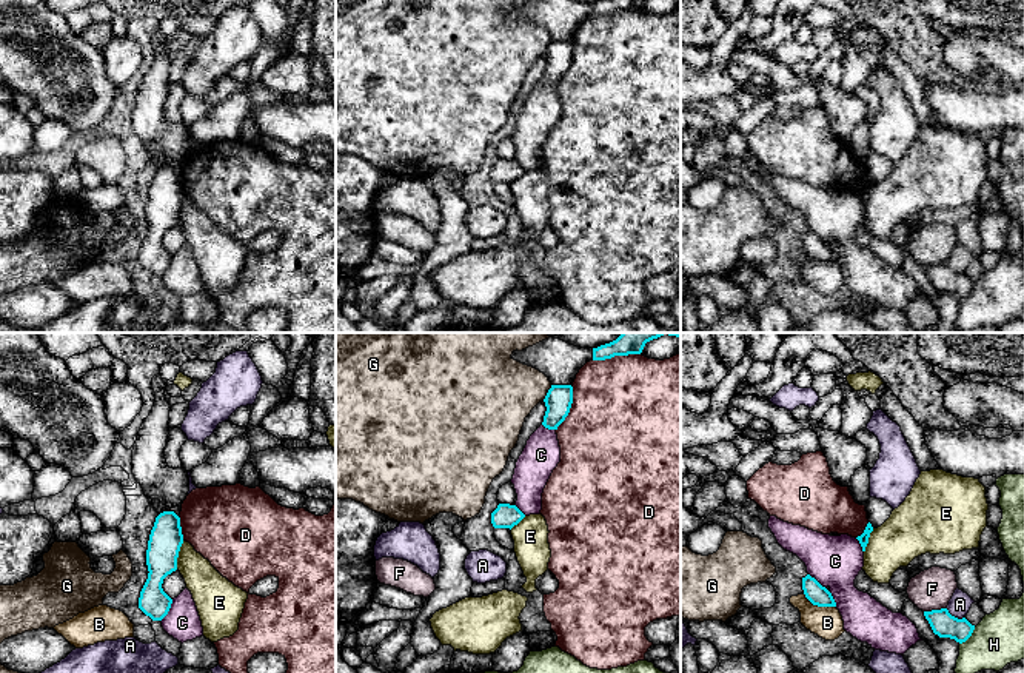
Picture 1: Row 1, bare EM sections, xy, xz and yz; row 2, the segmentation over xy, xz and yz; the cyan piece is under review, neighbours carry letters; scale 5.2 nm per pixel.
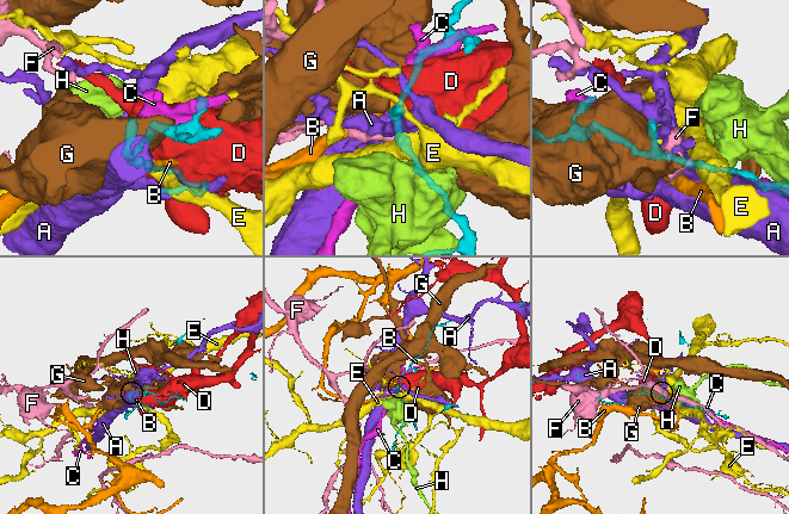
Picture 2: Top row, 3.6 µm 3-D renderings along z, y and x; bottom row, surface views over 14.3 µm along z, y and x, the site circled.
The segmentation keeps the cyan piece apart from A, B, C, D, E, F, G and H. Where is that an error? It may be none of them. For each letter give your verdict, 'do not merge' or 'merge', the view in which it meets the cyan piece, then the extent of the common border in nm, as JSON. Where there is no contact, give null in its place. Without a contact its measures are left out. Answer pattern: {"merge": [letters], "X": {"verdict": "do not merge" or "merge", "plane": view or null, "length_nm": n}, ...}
{"merge": [], "A": {"verdict": "do not merge", "plane": "yz", "length_nm": 120}, "B": {"verdict": "do not merge", "plane": "yz", "length_nm": 180}, "C": {"verdict": "do not merge", "plane": "yz", "length_nm": 220}, "D": {"verdict": "do not merge", "plane": "xz", "length_nm": 240}, "E": {"verdict": "do not merge", "plane": "xy", "length_nm": 160}, "F": {"verdict": "do not merge", "plane": "yz", "length_nm": 120}, "G": {"verdict": "do not merge", "plane": "xz", "length_nm": 90}, "H": {"verdict": "do not merge", "plane": "yz", "length_nm": 130}}

